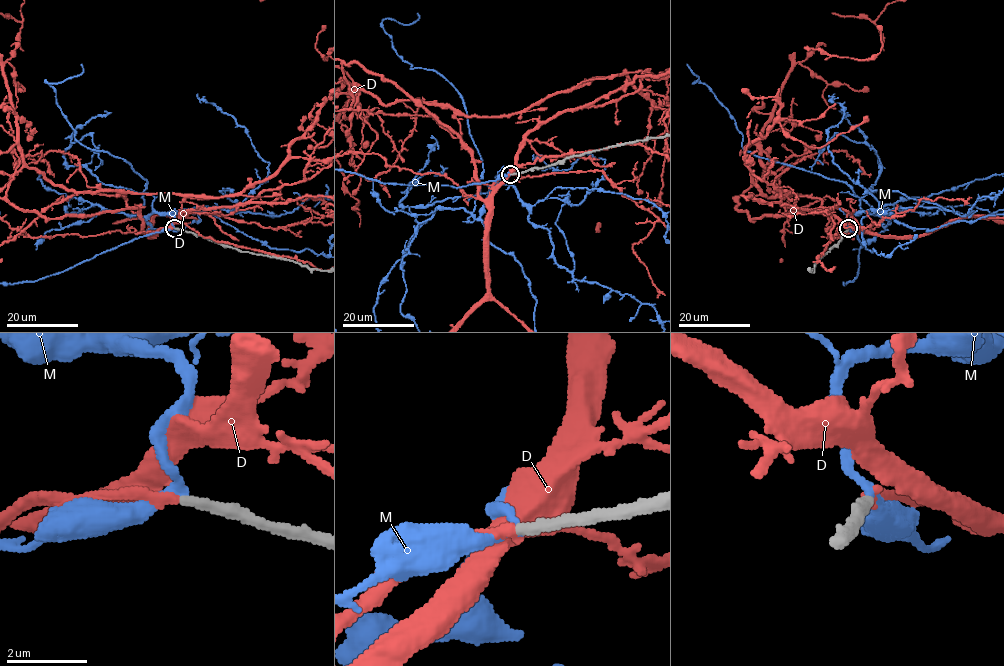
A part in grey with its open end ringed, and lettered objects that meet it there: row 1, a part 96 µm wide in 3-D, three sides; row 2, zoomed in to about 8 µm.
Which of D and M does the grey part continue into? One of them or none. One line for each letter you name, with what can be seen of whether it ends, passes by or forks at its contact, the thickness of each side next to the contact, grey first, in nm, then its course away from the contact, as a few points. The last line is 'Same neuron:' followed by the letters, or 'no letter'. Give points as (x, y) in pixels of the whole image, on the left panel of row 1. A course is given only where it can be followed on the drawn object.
D: it passes by | 280/240 nm
Same neuron: D

